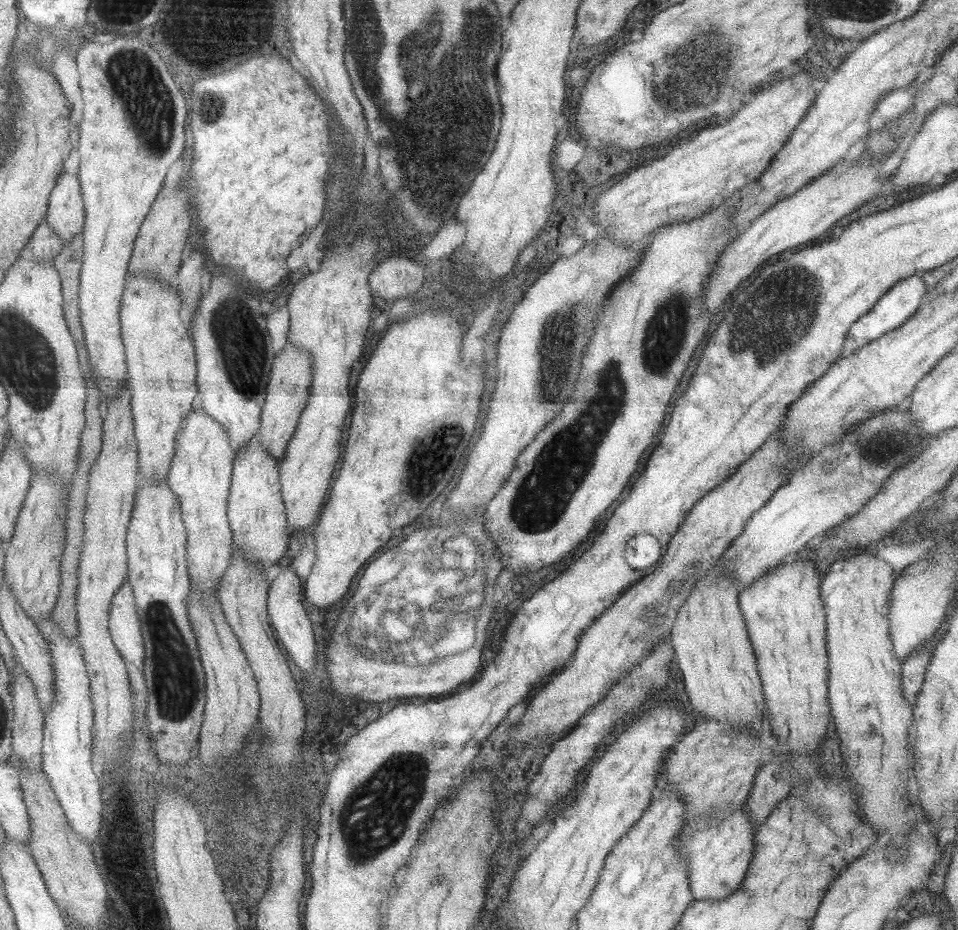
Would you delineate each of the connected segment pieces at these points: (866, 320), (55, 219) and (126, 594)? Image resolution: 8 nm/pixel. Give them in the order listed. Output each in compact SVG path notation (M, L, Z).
M919 271L918 273L914 273L913 276L895 283L889 290L886 290L885 294L881 295L881 298L877 299L877 302L869 310L868 314L861 316L857 322L853 322L853 325L847 329L846 338L852 338L855 351L863 348L869 342L873 342L876 338L883 336L886 332L897 327L900 328L909 320L909 317L916 315L920 298L925 292L925 285L923 285L920 279L922 274L923 272Z
M63 173L50 198L50 212L46 220L65 244L84 232L87 212L82 191L78 174Z
M129 580L113 597L110 613L110 629L117 649L124 659L139 668L143 668L147 658L145 639L136 596Z

